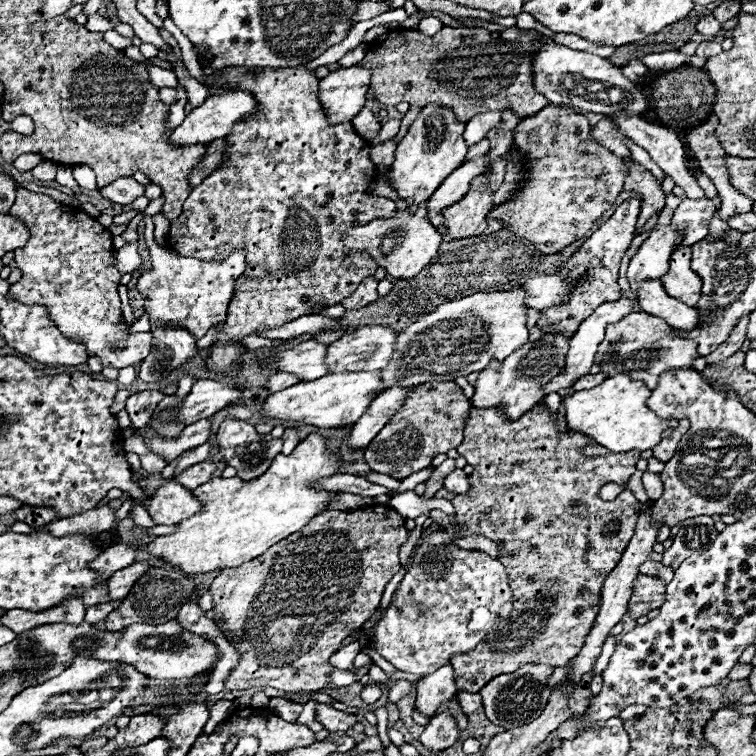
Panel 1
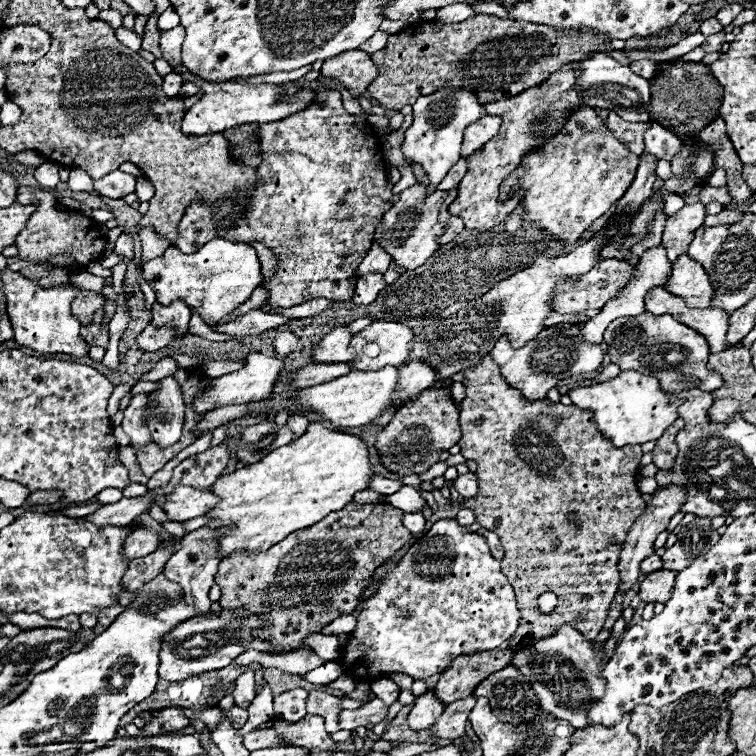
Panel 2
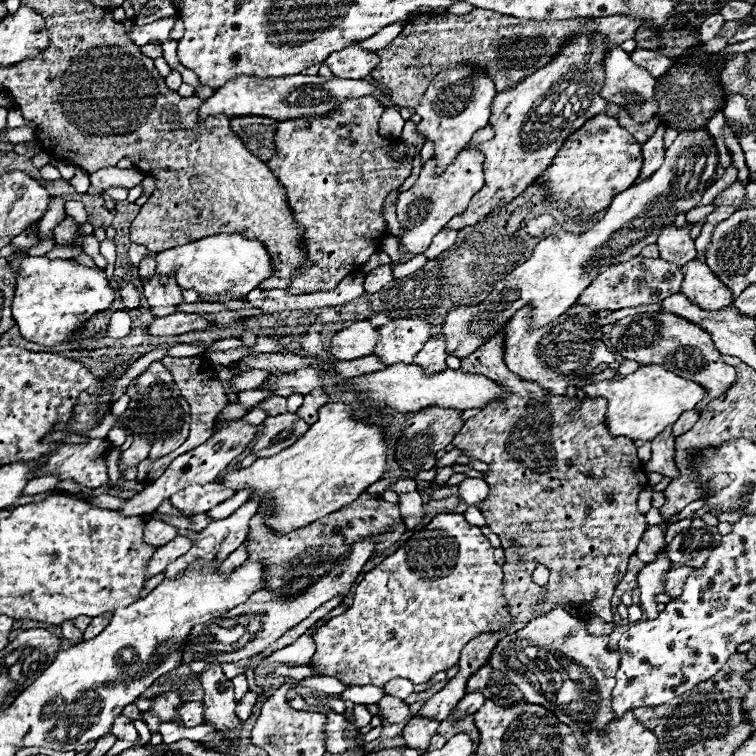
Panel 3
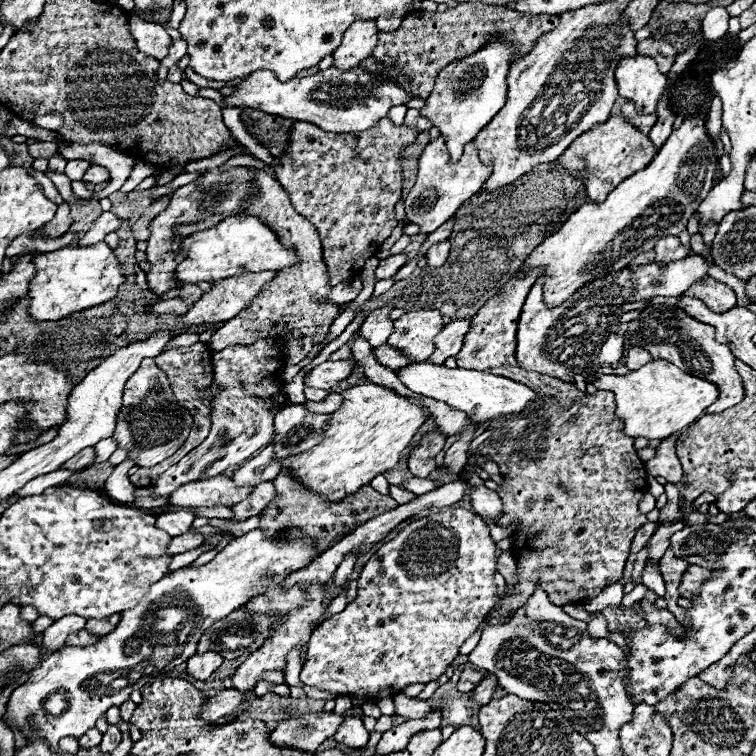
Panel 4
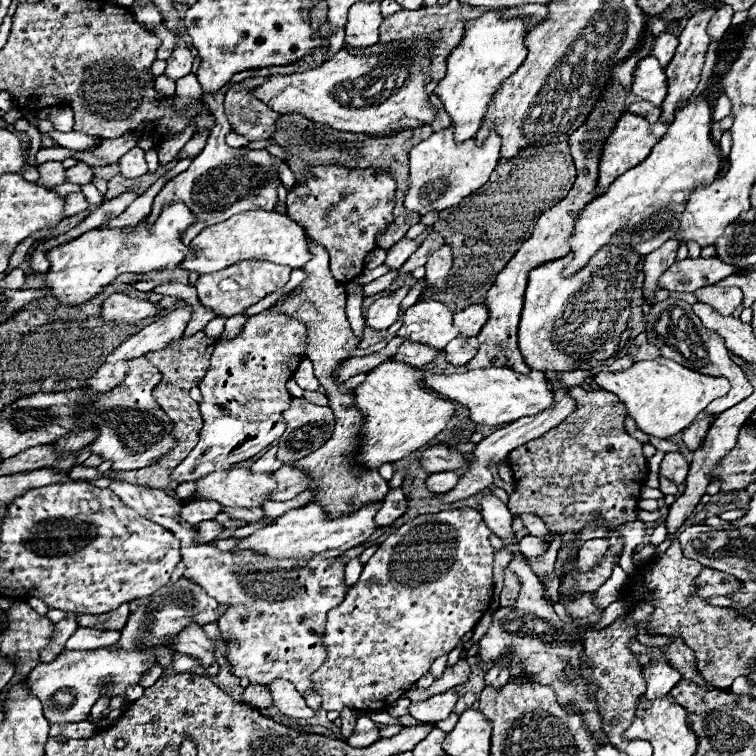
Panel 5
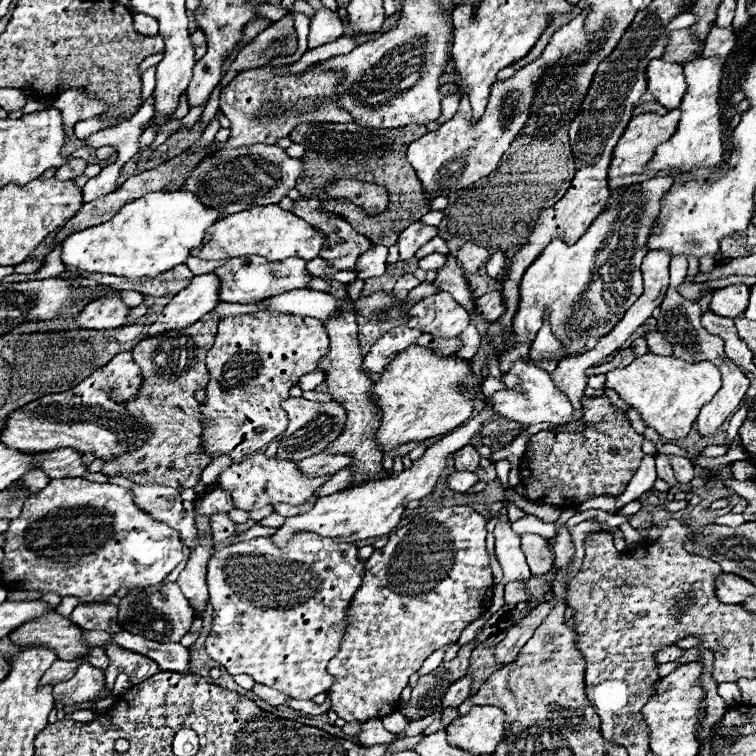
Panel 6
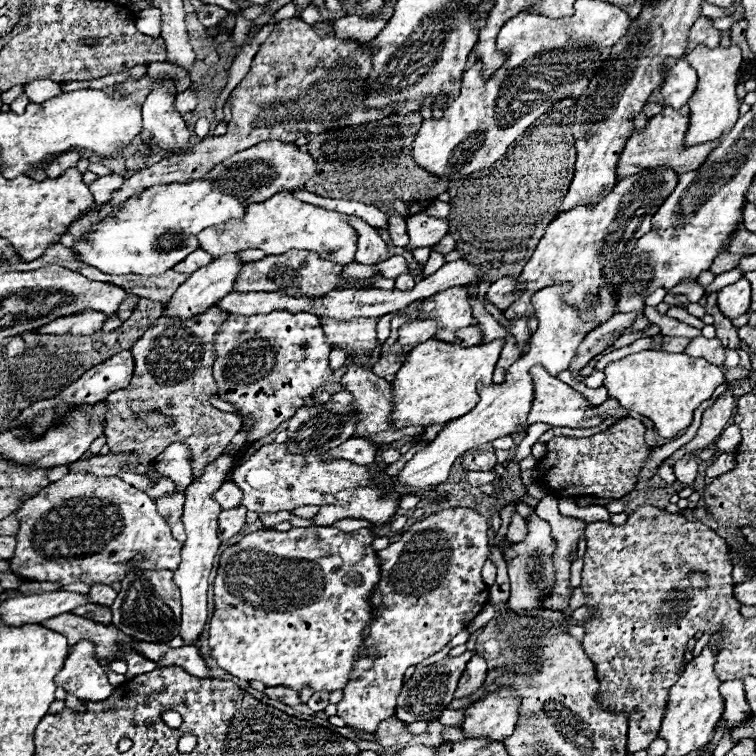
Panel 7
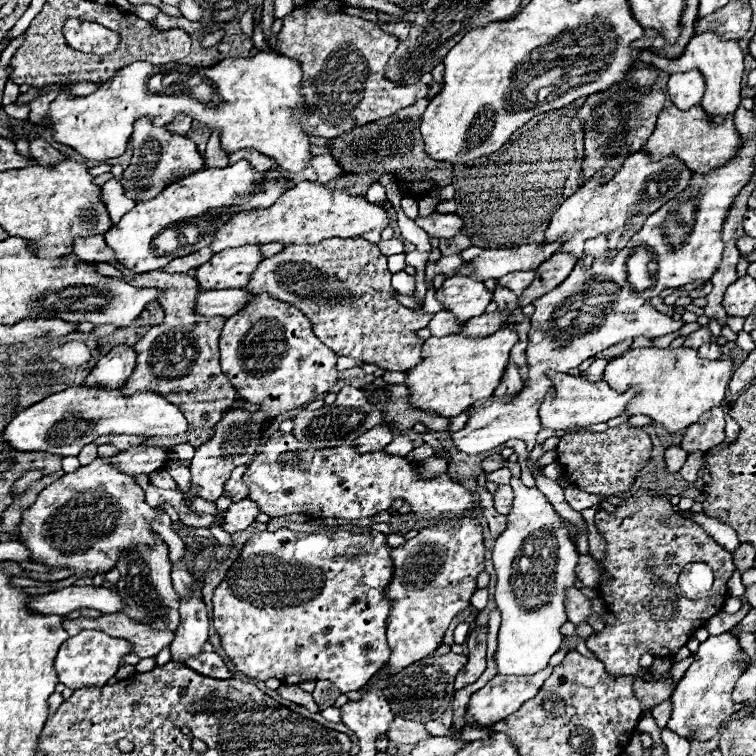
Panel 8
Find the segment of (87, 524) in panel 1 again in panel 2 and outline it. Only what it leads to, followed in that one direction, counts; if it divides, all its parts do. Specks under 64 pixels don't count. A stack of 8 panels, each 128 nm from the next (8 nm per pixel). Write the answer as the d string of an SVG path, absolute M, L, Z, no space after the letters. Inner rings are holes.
M170 484L164 488L156 488L146 496L136 496L136 498L122 498L116 504L104 504L102 508L98 508L96 512L84 516L84 520L90 520L96 526L120 526L120 524L132 524L132 520L136 520L140 514L144 514L152 504L156 494L168 492L168 488L172 488Z

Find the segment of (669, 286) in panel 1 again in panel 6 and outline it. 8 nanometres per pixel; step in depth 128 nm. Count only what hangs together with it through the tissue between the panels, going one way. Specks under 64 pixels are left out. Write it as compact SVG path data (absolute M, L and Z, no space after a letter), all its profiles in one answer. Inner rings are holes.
M734 284L734 286L718 288L712 292L710 310L714 314L720 314L720 316L736 318L748 306L748 298L750 298L750 288L746 284Z

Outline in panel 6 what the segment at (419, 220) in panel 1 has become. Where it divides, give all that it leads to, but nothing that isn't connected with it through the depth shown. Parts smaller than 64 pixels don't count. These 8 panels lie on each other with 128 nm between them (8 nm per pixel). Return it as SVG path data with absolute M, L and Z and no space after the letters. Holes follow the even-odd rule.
M586 12L570 20L566 26L562 26L558 32L554 32L550 44L544 48L542 56L528 66L520 68L510 80L492 84L490 100L486 106L484 116L472 124L472 108L468 104L468 96L460 100L460 108L456 116L448 122L444 122L438 130L424 134L420 140L412 142L408 146L408 162L416 170L416 176L420 178L420 184L424 188L424 196L428 200L434 200L438 196L448 196L450 192L458 192L462 188L468 188L476 180L488 176L492 170L496 170L502 154L510 148L510 144L516 140L518 132L522 130L524 122L530 114L530 100L536 90L536 82L540 80L542 72L548 68L548 64L554 64L560 56L570 54L572 50L582 50L594 54L594 38L592 34L584 32L584 18Z

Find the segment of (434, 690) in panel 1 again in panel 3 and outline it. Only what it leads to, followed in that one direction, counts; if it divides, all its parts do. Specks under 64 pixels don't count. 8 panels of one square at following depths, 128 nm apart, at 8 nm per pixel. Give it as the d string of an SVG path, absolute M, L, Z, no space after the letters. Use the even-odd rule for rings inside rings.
M412 716L410 722L406 724L402 736L406 740L408 748L414 748L418 752L424 752L428 748L430 738L436 734L436 728L440 726L440 722L436 718L418 718Z

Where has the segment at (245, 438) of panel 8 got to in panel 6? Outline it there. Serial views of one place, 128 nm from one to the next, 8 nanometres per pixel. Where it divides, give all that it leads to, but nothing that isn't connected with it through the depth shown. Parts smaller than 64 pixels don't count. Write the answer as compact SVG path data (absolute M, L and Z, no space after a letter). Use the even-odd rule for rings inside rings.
M196 516L198 524L198 546L190 552L186 568L180 572L176 584L190 600L196 618L202 616L204 604L208 602L208 588L206 588L206 564L210 560L210 550L214 540L208 536L208 520L210 516Z

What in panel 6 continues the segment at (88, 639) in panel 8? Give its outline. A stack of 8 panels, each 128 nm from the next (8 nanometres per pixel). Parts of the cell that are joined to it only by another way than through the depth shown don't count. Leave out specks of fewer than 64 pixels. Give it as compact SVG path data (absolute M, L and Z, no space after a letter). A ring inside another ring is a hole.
M82 664L78 666L78 672L72 680L60 682L54 688L54 698L64 706L74 706L96 700L96 696L102 692L104 692L104 672L92 668L90 664Z

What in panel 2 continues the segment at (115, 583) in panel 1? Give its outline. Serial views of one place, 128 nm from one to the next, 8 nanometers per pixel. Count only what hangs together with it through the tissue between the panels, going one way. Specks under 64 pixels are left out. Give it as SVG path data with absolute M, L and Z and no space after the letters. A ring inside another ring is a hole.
M172 548L156 550L140 560L132 560L128 564L128 572L122 578L122 588L128 592L134 592L136 588L140 588L140 584L146 584L148 580L152 580L152 576L158 576L162 572L170 556L172 556Z

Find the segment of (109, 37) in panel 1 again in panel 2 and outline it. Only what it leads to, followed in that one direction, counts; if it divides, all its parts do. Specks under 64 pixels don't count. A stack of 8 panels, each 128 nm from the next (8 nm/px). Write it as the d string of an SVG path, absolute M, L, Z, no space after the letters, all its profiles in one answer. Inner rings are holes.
M120 26L114 34L116 34L116 40L118 40L122 46L128 46L130 50L132 50L132 44L134 44L134 46L140 44L140 36L138 36L138 34L132 34L132 32L126 30L124 26Z

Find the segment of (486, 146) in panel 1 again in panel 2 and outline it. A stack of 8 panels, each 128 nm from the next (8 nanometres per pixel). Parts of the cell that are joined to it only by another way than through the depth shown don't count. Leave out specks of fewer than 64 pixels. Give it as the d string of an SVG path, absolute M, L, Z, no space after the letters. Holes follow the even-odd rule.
M461 157L460 160L450 169L440 184L441 190L450 190L456 187L467 171L467 163L465 158Z

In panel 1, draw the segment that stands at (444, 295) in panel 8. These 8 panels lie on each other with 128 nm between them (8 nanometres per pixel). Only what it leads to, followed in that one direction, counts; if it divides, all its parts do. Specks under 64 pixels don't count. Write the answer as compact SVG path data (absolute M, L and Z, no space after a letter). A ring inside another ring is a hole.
M362 326L352 334L328 344L328 372L374 372L382 370L394 352L396 332L384 326Z

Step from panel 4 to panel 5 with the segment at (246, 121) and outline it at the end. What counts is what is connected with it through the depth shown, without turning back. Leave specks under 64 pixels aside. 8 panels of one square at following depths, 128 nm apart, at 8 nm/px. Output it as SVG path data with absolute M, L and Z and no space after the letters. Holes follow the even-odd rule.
M280 116L276 122L276 130L274 130L274 142L276 146L282 146L288 150L288 156L284 158L286 164L290 166L290 170L296 174L298 180L302 180L304 176L304 168L312 166L312 164L340 164L346 168L384 168L388 170L394 180L398 180L398 190L396 190L396 208L394 208L394 216L396 220L392 222L392 226L378 236L378 248L388 250L392 244L396 244L410 226L420 222L420 214L410 212L404 208L404 198L408 192L408 152L420 144L422 140L426 140L428 136L432 136L432 128L420 126L416 130L408 130L408 132L400 132L394 136L382 136L382 138L370 138L366 134L352 134L352 132L332 132L332 128L316 128L316 124L312 124L310 120L304 120L304 116Z

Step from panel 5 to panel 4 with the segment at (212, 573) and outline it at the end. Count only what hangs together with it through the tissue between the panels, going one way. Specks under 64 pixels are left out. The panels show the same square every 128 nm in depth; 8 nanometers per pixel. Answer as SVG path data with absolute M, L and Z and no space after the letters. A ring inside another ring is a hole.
M124 460L118 466L114 466L114 472L106 480L106 494L118 502L132 502L136 498L134 484L128 480L128 470L134 466L132 460ZM274 582L264 594L252 598L244 608L248 614L256 614L256 612L266 612L266 614L286 614L286 620L278 626L274 626L272 630L272 636L270 636L270 642L264 644L260 650L252 652L250 654L250 660L246 660L244 664L238 666L238 670L234 672L232 676L232 688L236 690L246 690L250 688L256 678L264 672L264 670L282 670L286 668L286 654L296 648L300 642L308 642L310 640L310 632L312 632L312 624L326 612L330 600L326 598L326 588L324 586L310 586L308 588L308 594L304 594L300 590L300 586L294 586L290 588L288 592L282 592L280 584Z

